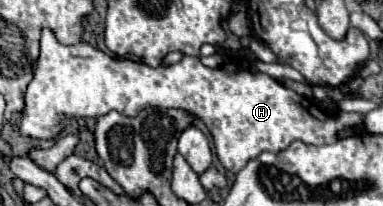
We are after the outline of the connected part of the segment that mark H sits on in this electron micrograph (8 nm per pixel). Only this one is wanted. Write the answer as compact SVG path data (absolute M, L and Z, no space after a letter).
M42 30L40 38L40 58L36 62L34 78L28 84L26 90L26 110L24 118L20 122L20 134L34 138L34 140L48 140L56 138L62 130L62 118L98 118L108 114L110 110L116 110L120 114L136 116L140 110L150 106L164 106L164 108L182 108L190 114L198 116L208 130L212 132L216 154L220 164L230 172L240 172L252 158L258 158L262 152L274 152L286 150L290 142L300 140L306 144L330 144L336 140L338 130L346 126L356 126L362 122L360 114L346 114L340 112L340 116L332 118L320 112L314 106L308 106L304 102L306 98L298 96L296 92L284 88L280 82L270 78L268 74L256 72L250 68L244 70L228 70L228 68L206 68L198 58L186 56L176 64L170 66L146 66L136 64L132 60L114 60L108 54L100 52L98 48L92 48L86 42L78 42L74 46L60 44L50 30Z

